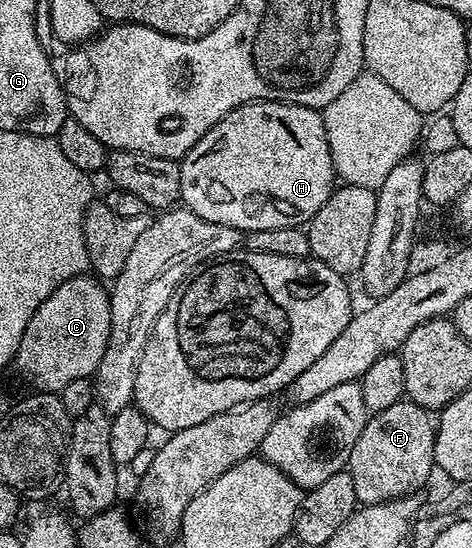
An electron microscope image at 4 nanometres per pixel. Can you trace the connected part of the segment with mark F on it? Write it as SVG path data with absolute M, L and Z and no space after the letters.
M402 401L390 405L387 409L370 414L359 439L350 450L347 470L351 473L351 481L355 484L355 497L358 504L386 503L392 499L403 499L420 492L420 487L435 475L433 454L435 453L435 419L430 412L419 405Z

